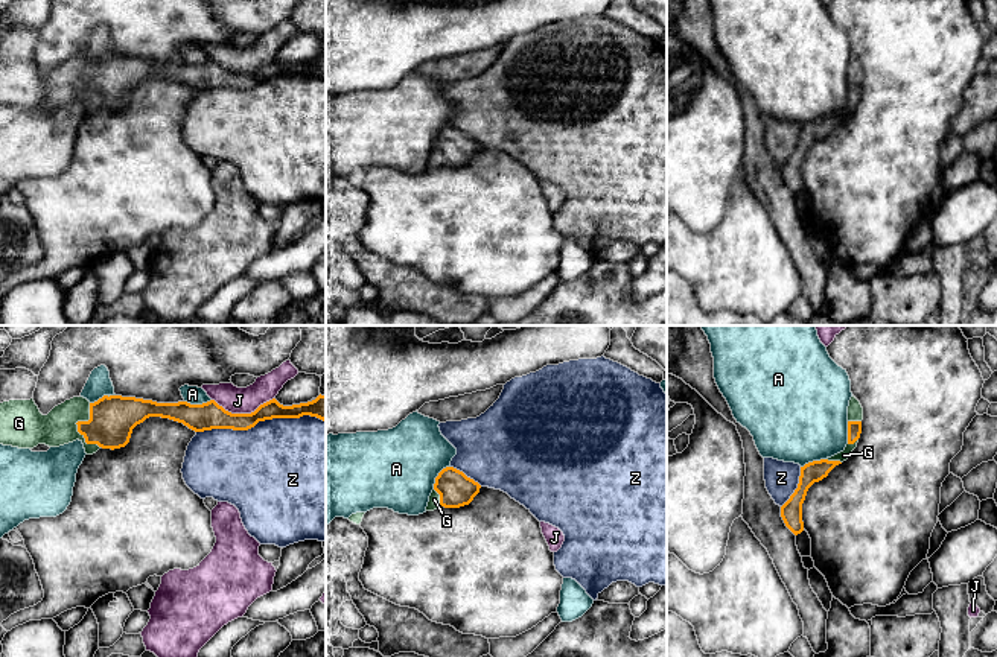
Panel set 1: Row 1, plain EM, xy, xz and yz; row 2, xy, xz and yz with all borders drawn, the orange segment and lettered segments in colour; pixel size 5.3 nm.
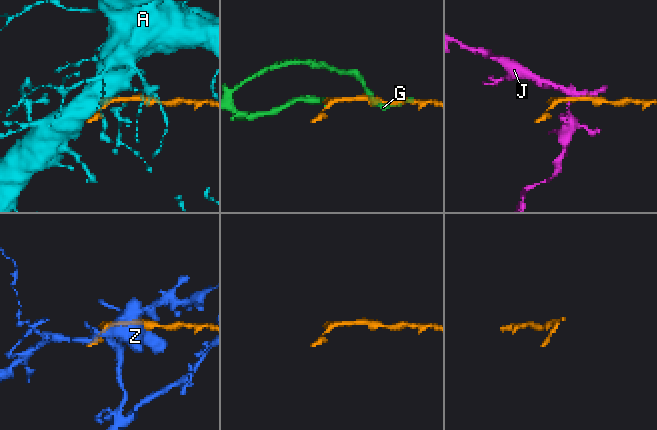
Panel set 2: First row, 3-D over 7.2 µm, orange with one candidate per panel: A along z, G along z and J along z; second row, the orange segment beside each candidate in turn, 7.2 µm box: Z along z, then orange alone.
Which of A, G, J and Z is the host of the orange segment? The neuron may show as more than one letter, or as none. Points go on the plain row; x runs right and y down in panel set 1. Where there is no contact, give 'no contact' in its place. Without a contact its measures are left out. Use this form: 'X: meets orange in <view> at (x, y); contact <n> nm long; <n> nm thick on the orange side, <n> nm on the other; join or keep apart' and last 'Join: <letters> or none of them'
A: meets orange in xz at (437, 136); contact 160 nm long; 180 nm thick on the orange side, 420 nm on the other; keep apart
G: meets orange in xy at (78, 85); contact 240 nm long; 240 nm thick on the orange side, 190 nm on the other; join
J: meets orange in xy at (242, 73); contact 340 nm long; 150 nm thick on the orange side, 140 nm on the other; keep apart
Z: meets orange in xy at (261, 79); contact 700 nm long; 130 nm thick on the orange side, 480 nm on the other; keep apart
Join: G

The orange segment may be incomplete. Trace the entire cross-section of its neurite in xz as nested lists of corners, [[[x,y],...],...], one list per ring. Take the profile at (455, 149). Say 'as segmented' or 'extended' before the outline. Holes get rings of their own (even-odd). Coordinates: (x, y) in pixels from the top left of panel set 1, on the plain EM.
extended | [[[446,126],[435,137],[426,170],[434,170],[441,166],[460,167],[469,164],[479,152],[479,148],[481,144],[467,137],[463,131]]]

